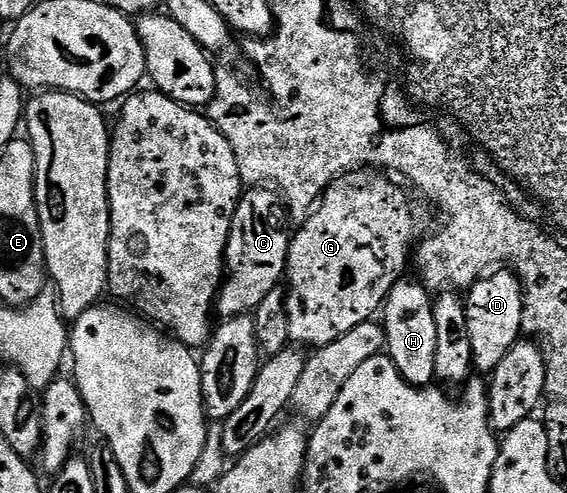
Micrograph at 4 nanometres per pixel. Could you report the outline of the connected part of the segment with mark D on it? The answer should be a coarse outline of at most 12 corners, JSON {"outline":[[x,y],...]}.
{"outline":[[495,271],[465,297],[473,367],[496,370],[524,330],[517,275]]}

